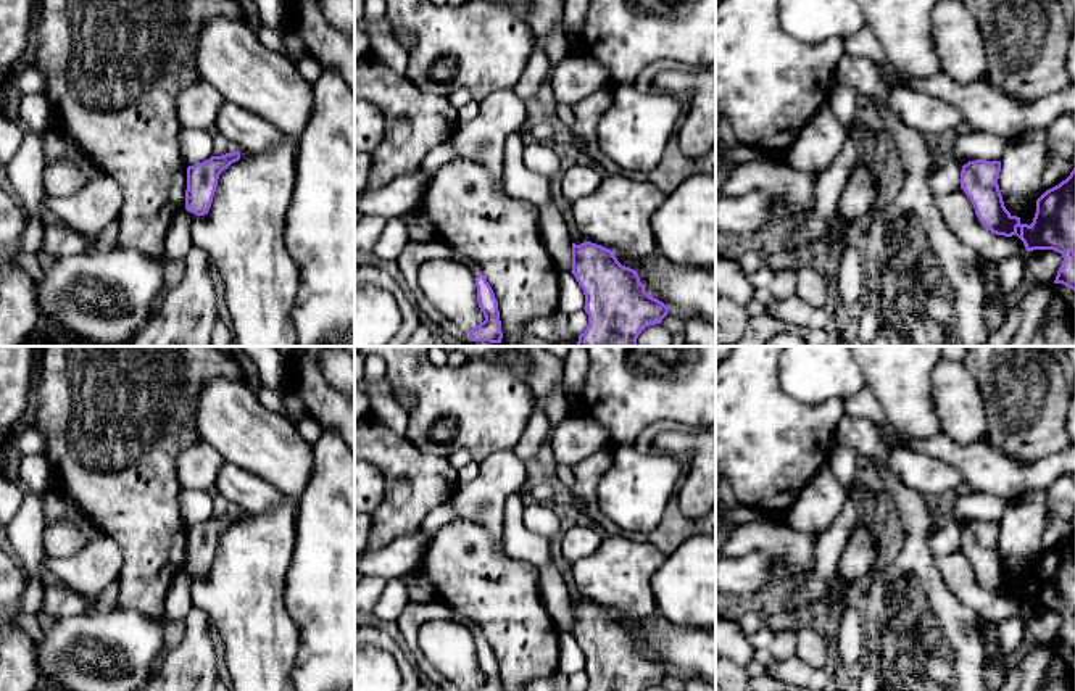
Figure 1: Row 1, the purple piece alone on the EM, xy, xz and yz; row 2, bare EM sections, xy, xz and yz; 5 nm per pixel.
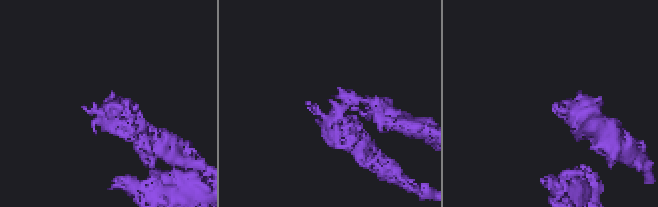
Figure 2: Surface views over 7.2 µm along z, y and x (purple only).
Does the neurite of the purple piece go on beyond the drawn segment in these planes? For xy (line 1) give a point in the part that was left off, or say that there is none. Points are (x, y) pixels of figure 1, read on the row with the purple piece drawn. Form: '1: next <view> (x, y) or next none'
1: next none

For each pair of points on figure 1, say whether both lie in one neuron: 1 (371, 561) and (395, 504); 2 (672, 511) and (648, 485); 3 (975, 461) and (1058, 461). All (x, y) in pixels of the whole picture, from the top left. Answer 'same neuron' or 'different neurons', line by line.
1: different neurons
2: different neurons
3: same neuron

